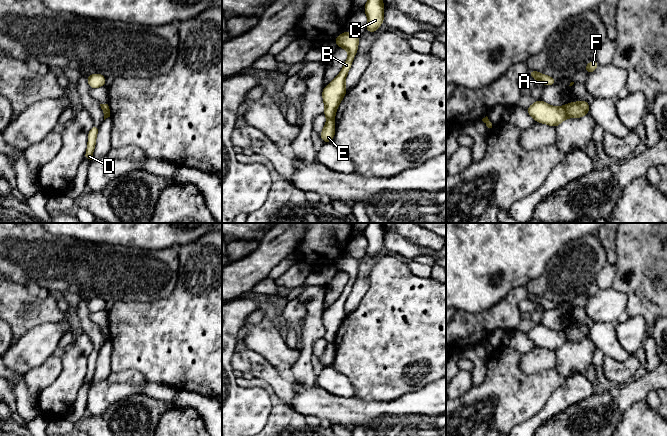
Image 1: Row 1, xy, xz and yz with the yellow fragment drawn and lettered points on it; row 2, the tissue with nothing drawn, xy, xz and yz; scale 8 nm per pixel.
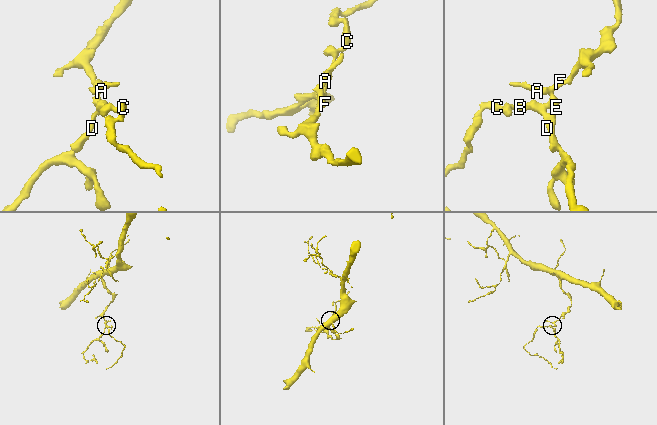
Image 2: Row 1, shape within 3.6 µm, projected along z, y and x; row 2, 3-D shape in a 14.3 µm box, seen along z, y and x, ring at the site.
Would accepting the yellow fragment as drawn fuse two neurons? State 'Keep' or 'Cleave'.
Cleave

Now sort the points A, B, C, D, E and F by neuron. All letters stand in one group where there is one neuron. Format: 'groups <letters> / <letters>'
groups A E F / B C D

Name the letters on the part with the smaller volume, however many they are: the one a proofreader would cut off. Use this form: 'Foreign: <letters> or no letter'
Foreign: B, C, D

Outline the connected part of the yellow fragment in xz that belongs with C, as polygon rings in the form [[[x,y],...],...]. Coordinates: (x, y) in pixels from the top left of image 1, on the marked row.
[[[368,0],[364,6],[364,12],[368,18],[368,24],[365,32],[375,32],[384,22],[384,4],[383,0]]]

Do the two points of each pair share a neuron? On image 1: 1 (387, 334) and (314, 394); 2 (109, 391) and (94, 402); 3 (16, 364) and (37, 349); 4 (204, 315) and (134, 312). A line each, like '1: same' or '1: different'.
1: different
2: same
3: same
4: same

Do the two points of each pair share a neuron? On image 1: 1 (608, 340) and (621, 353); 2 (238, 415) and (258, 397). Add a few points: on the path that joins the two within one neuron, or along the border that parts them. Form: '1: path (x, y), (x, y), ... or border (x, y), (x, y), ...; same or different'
1: path (611, 343), (618, 350); same
2: path (243, 412), (253, 402); same

